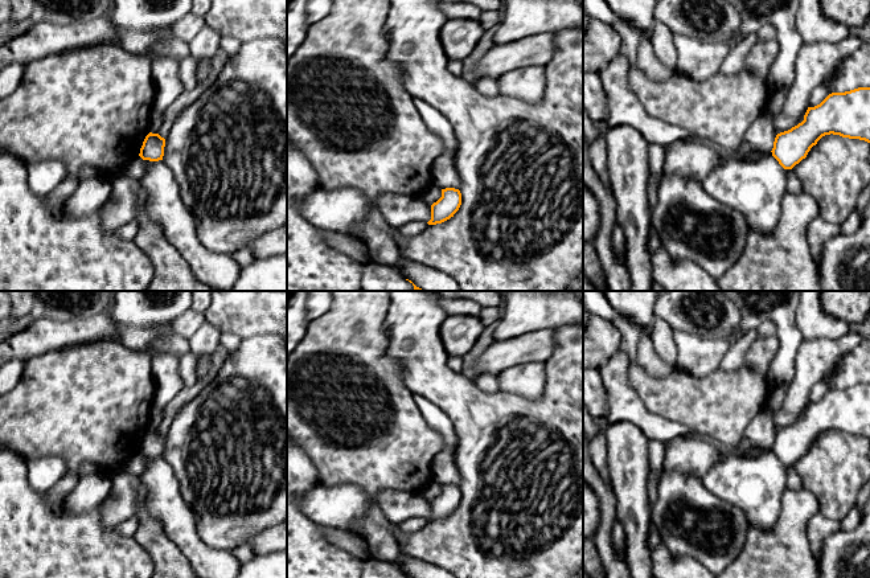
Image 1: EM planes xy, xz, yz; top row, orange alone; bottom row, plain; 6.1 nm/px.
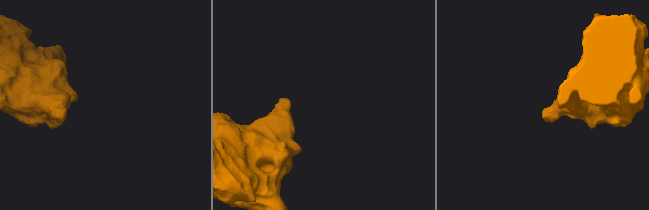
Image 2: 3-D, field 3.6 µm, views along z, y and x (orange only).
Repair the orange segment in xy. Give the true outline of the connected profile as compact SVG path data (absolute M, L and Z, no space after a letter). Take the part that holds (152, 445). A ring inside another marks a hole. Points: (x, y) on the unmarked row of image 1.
M149 429L143 438L139 452L143 456L149 458L163 456L164 443L165 443L165 435L161 434L159 430Z

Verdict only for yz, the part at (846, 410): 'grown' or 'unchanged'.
unchanged

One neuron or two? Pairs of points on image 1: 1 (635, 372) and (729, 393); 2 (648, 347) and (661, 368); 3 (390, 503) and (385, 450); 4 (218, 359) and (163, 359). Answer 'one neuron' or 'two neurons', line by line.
1: one neuron
2: one neuron
3: two neurons
4: two neurons

